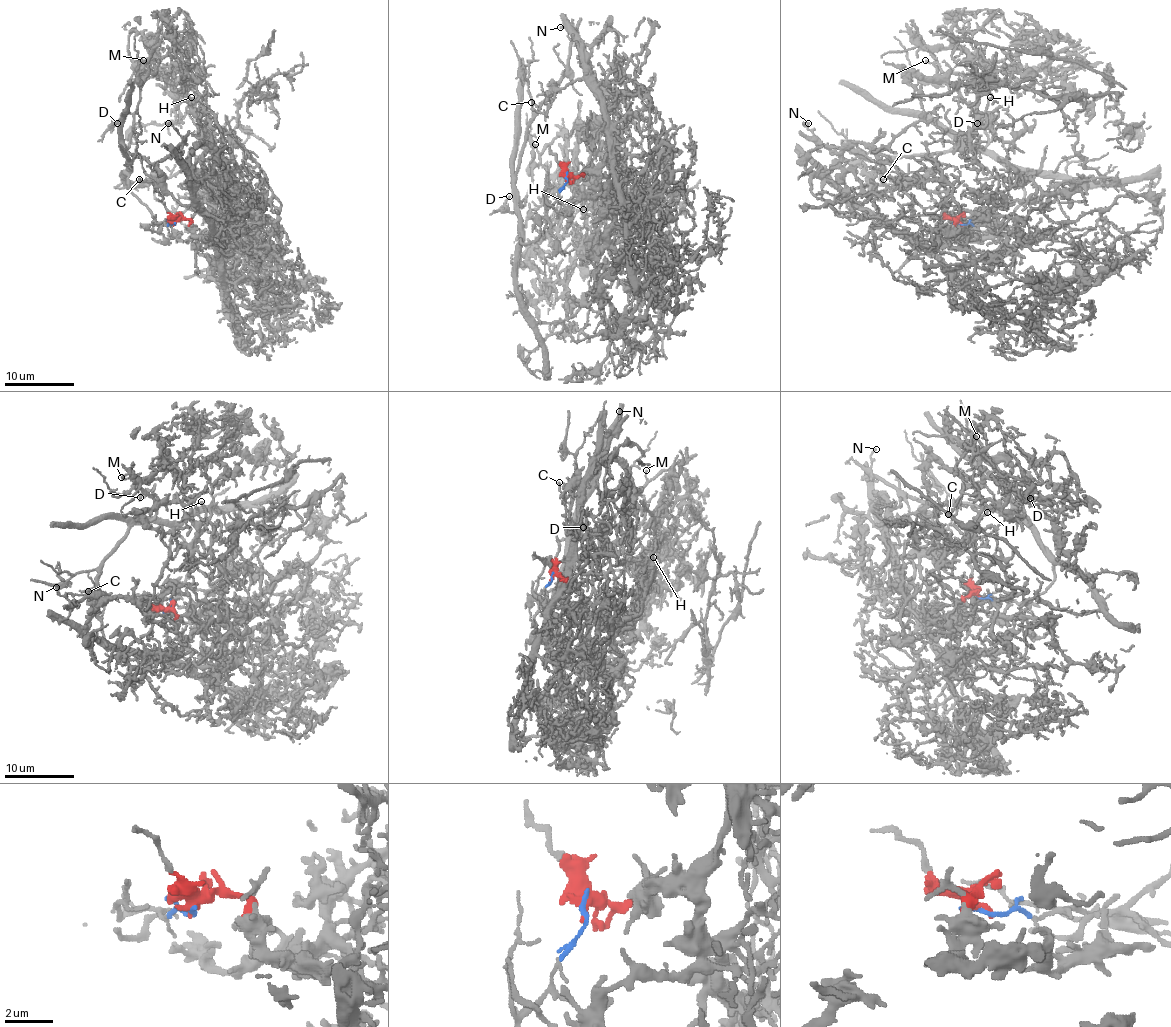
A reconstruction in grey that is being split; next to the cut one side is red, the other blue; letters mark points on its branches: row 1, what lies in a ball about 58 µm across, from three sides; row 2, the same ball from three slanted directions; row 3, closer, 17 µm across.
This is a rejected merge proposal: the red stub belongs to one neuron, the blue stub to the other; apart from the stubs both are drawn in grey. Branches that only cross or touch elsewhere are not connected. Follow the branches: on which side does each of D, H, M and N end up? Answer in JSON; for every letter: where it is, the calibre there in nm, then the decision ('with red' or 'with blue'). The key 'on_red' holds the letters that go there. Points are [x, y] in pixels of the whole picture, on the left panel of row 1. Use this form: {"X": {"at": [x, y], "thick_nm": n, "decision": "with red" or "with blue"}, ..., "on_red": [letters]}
{"D": {"at": [117, 123], "thick_nm": 100, "decision": "with blue"}, "H": {"at": [191, 97], "thick_nm": 150, "decision": "with red"}, "M": {"at": [143, 60], "thick_nm": 140, "decision": "with blue"}, "N": {"at": [168, 123], "thick_nm": 130, "decision": "with blue"}, "on_red": ["H"]}

